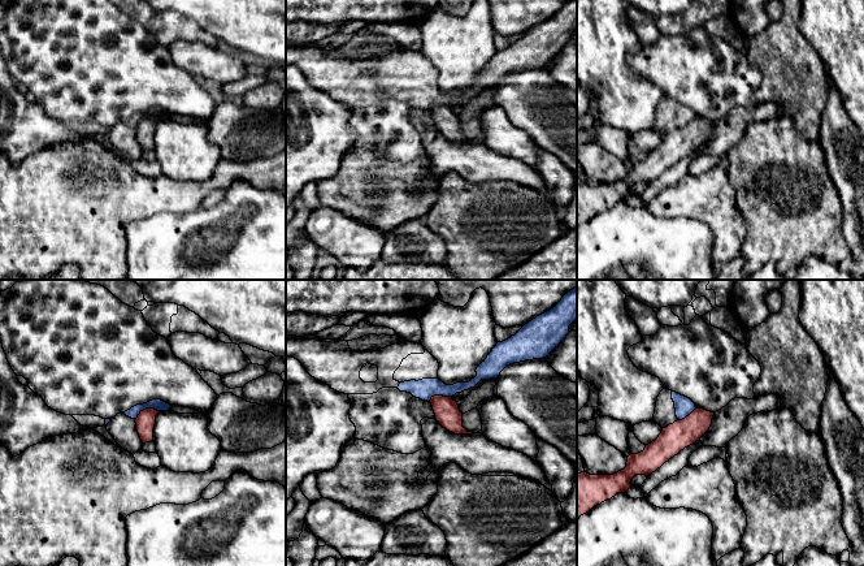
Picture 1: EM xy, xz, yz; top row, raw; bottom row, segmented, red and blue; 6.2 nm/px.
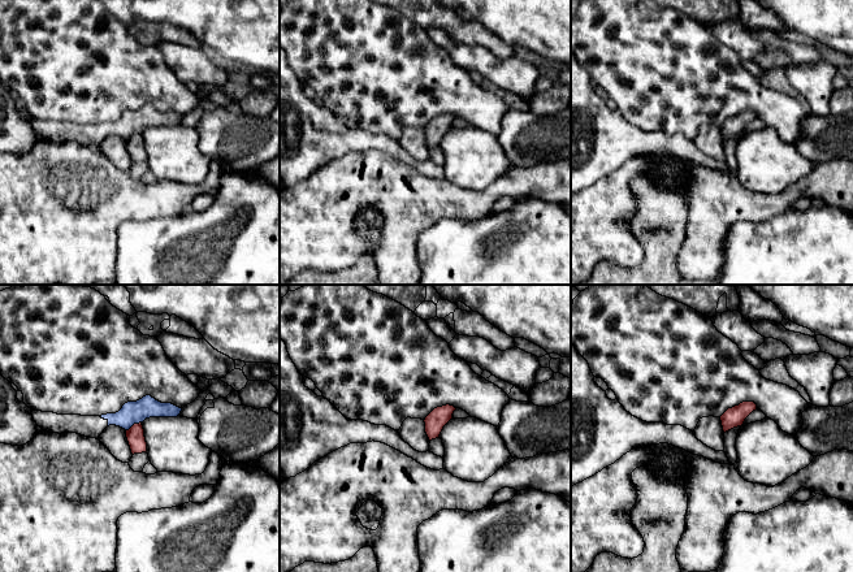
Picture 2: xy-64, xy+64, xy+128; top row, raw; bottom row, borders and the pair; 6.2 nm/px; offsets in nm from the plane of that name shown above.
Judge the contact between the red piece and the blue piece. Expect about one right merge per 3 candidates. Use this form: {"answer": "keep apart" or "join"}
{"answer": "keep apart"}

